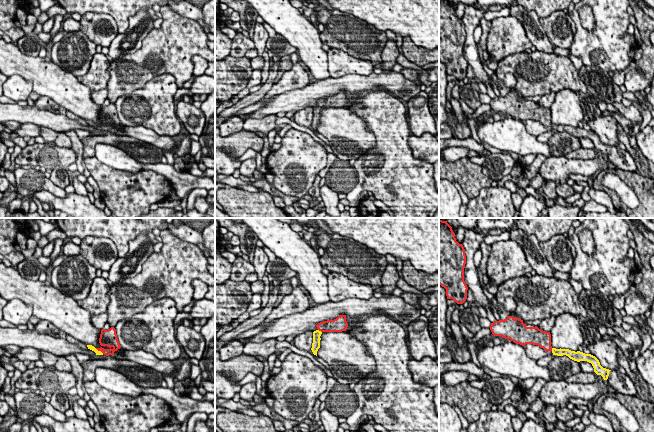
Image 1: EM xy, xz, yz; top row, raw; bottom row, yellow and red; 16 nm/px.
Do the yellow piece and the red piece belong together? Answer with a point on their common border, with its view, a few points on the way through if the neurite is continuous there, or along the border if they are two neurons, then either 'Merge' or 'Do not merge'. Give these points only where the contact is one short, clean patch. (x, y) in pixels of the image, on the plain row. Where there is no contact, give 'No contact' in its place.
Touches yellow at xy (99, 127). Path across: xy (90, 123), (99, 127), (110, 124), (107, 114). Merge

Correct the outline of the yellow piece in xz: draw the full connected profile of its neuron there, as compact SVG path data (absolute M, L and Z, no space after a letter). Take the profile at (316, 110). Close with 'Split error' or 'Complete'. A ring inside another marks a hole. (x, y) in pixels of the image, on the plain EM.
M340 91L334 96L327 96L316 101L317 106L313 108L312 128L317 132L317 127L320 124L320 112L323 108L342 108L346 107L348 99L346 91Z. Split error

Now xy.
M111 103L108 106L101 106L99 119L101 121L100 124L95 124L92 121L87 121L87 123L88 125L94 127L96 131L104 130L106 132L113 131L115 127L121 124L114 103Z. Split error

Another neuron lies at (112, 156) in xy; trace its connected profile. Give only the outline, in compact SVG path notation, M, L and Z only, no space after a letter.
M97 143L95 157L103 164L117 170L137 173L142 170L140 162L134 160L125 151L109 144Z

